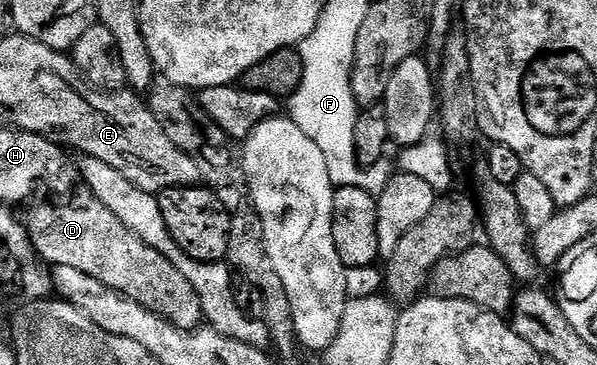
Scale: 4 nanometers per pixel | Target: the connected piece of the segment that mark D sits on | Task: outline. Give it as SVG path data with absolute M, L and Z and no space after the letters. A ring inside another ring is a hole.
M79 186L69 201L59 203L62 203L59 207L34 207L24 216L30 241L43 264L50 263L51 268L69 265L80 269L80 273L96 277L100 285L108 285L108 289L136 301L136 305L164 317L180 329L192 331L203 322L200 297L196 297L196 289L188 285L184 273L116 221L112 211L104 209L89 187Z

